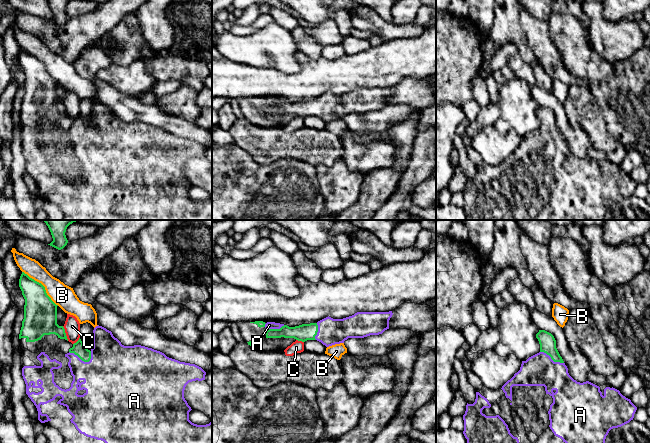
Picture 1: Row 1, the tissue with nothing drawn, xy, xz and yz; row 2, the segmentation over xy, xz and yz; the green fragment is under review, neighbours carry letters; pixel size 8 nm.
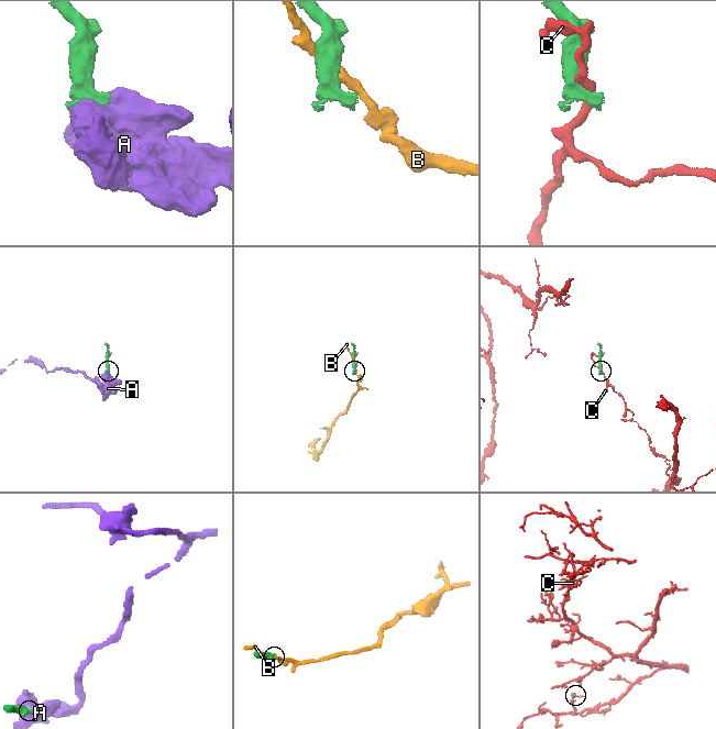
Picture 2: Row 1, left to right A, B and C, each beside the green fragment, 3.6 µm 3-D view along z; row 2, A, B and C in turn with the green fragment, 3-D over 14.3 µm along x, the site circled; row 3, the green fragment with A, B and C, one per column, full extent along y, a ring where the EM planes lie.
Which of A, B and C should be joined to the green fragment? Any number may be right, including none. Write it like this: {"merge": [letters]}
{"merge": ["A"]}

